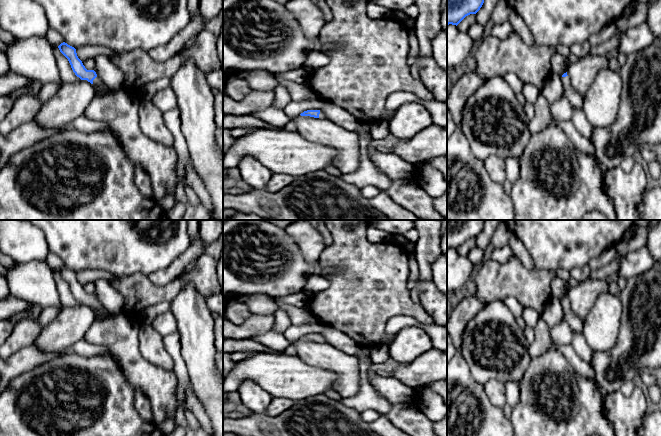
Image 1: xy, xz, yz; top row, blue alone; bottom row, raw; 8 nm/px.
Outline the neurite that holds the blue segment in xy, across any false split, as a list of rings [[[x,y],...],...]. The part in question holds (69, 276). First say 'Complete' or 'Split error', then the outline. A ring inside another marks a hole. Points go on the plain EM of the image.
Split error. [[[63,266],[58,270],[60,276],[68,283],[75,299],[81,304],[87,304],[96,313],[96,320],[101,321],[113,316],[114,312],[107,311],[97,300],[94,294],[87,294],[78,282],[76,273]]]

